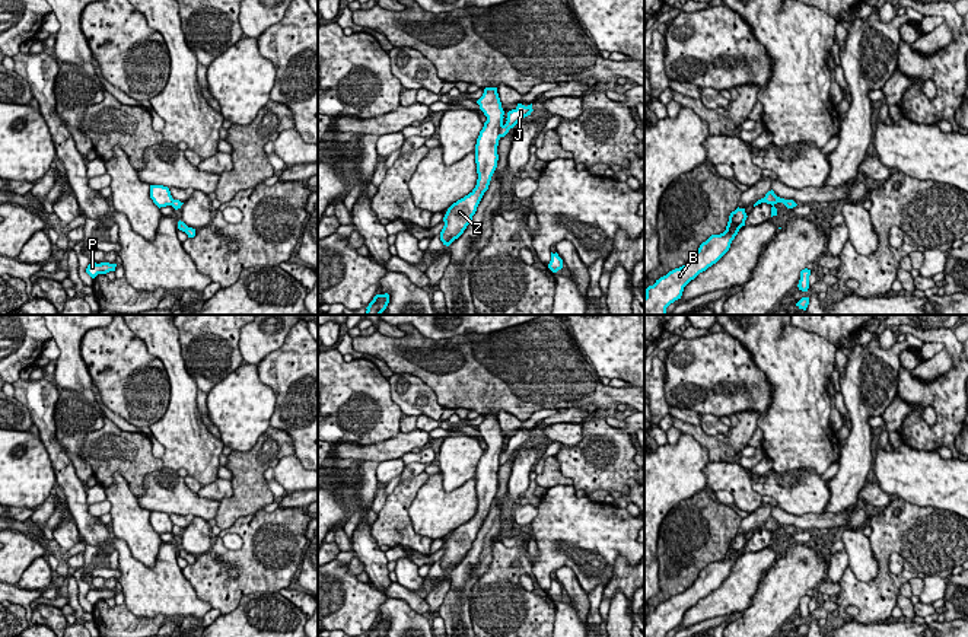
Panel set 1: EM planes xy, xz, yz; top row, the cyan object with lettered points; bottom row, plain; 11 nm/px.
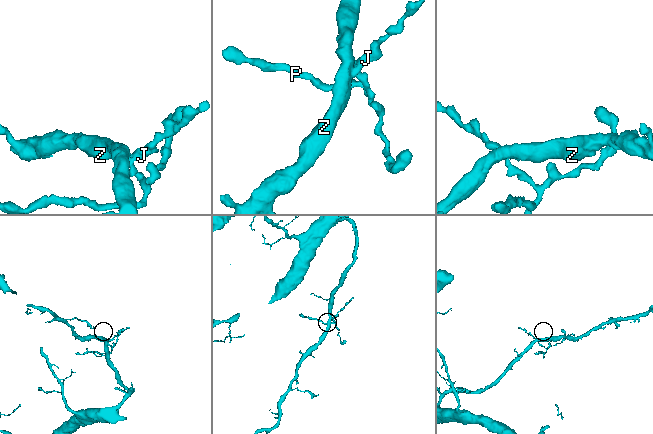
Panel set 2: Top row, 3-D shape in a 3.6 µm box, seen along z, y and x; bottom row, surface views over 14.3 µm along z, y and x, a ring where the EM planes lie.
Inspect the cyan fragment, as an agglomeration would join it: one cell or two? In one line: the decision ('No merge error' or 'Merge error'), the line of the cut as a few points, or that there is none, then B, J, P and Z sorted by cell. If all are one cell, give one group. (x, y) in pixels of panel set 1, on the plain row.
Merge error. Split along xz (502, 451), (499, 462). Groups: B Z / J P

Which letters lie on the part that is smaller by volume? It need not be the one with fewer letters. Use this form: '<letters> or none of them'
J, P

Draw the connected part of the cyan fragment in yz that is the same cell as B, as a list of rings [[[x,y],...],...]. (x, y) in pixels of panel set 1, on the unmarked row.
[[[736,535],[730,539],[726,557],[720,561],[711,561],[703,568],[685,592],[669,598],[646,615],[644,637],[666,637],[675,627],[681,625],[684,614],[700,599],[716,590],[730,574],[739,555],[745,552],[745,535]]]

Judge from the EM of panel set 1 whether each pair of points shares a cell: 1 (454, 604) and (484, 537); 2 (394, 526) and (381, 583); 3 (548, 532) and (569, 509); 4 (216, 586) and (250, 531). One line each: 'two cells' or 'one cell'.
1: one cell
2: two cells
3: one cell
4: one cell

